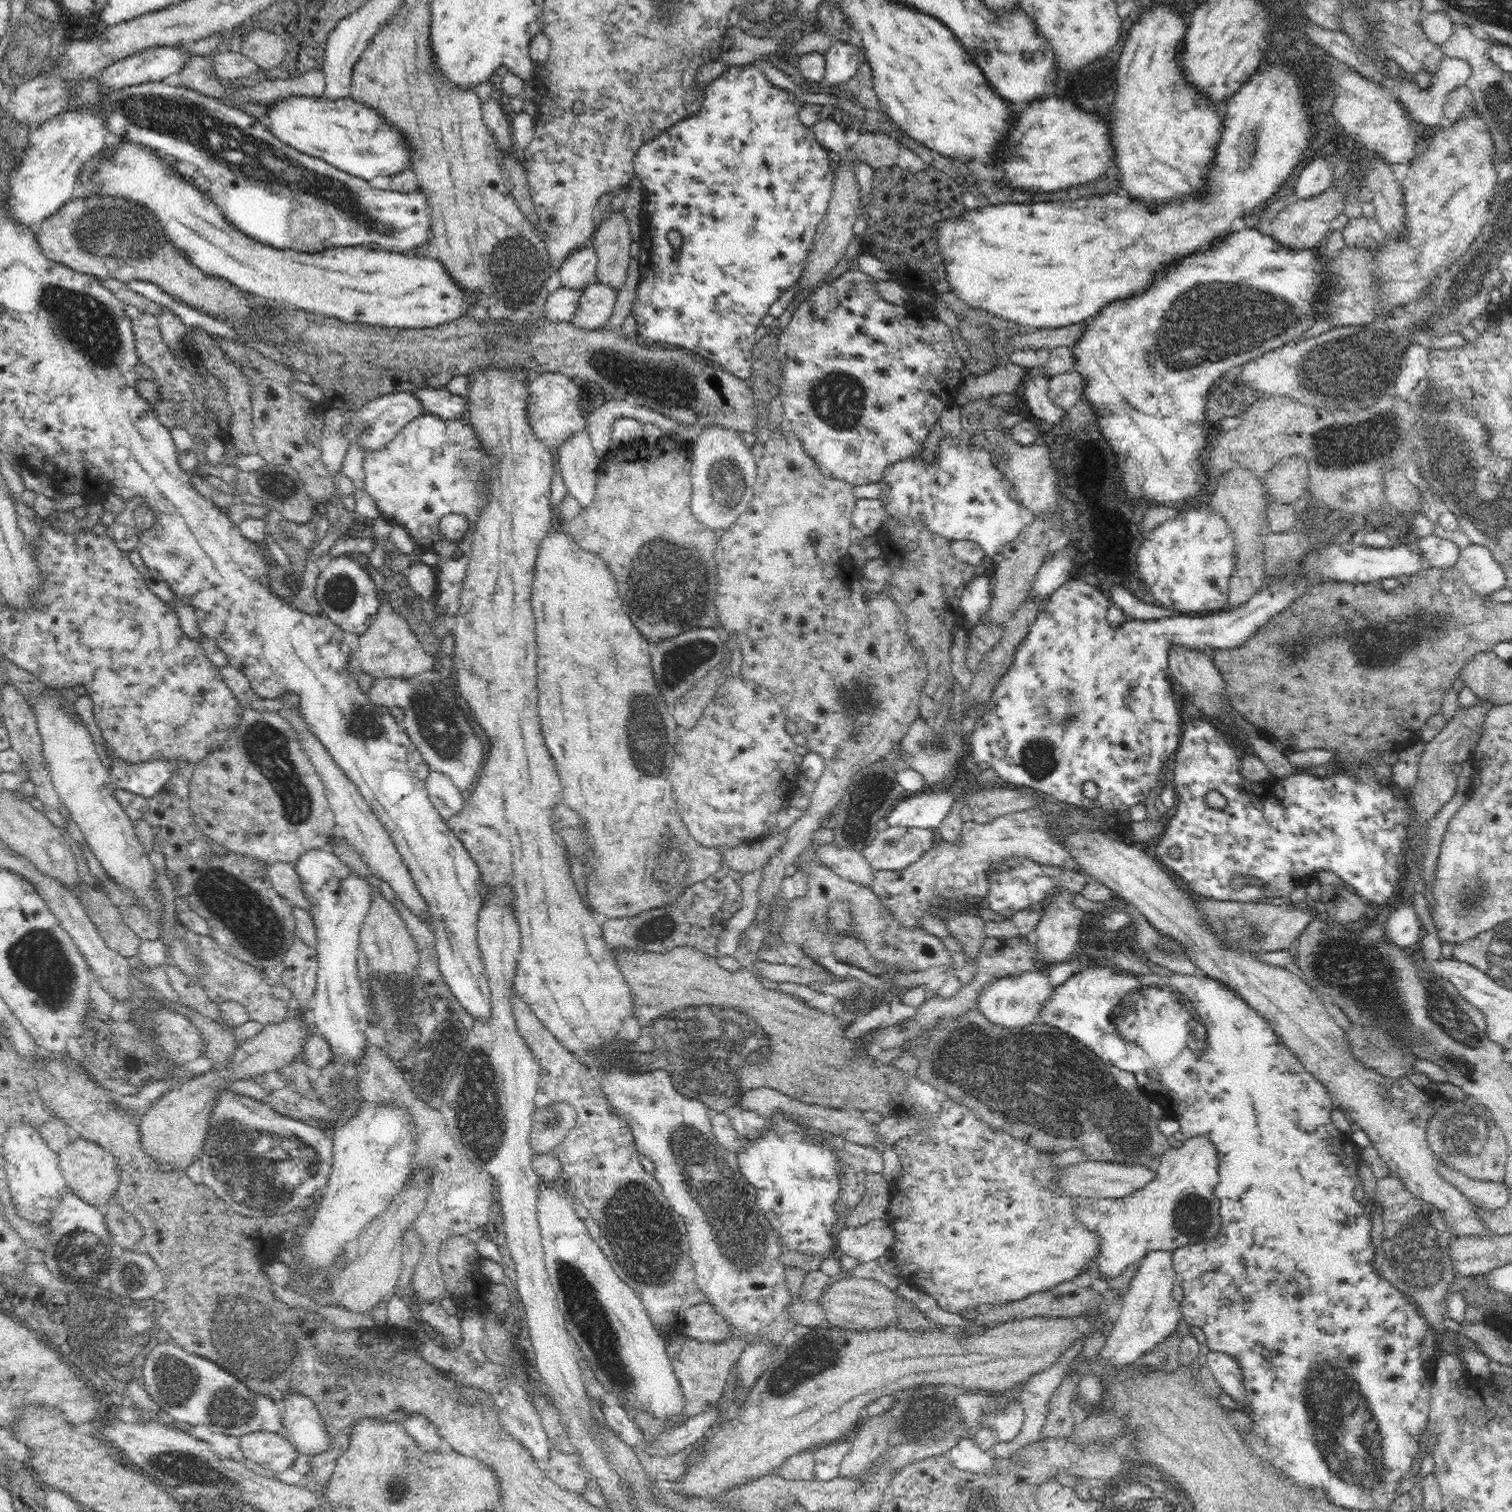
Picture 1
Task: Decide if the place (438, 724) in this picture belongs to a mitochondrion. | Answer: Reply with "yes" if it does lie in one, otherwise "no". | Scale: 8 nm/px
yes

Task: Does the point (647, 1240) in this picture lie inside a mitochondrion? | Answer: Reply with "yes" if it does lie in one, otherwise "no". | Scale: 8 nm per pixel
yes

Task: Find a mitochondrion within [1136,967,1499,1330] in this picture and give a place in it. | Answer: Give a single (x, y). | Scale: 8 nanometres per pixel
(1415, 1258)

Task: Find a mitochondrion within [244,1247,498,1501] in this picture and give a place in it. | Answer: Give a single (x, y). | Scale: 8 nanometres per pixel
(401, 1476)

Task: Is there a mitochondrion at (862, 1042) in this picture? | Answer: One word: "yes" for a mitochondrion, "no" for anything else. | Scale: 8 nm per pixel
no

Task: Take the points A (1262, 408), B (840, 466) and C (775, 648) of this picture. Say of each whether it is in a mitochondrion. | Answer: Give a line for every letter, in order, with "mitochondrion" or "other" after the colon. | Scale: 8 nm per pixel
A: other
B: other
C: other

